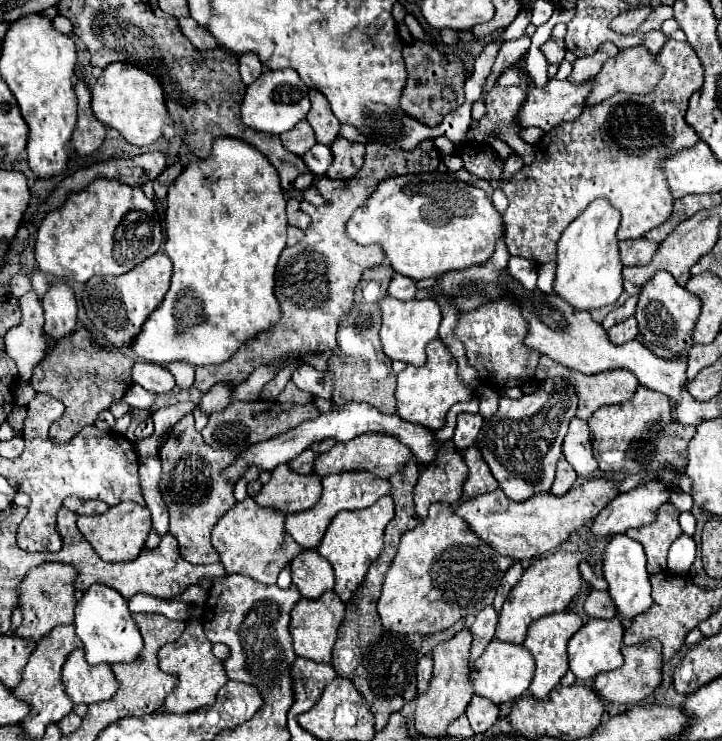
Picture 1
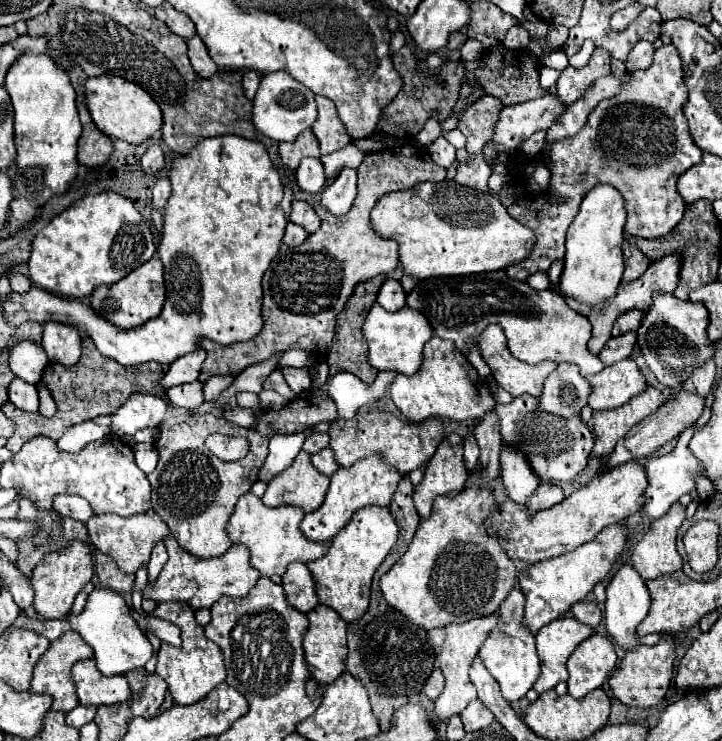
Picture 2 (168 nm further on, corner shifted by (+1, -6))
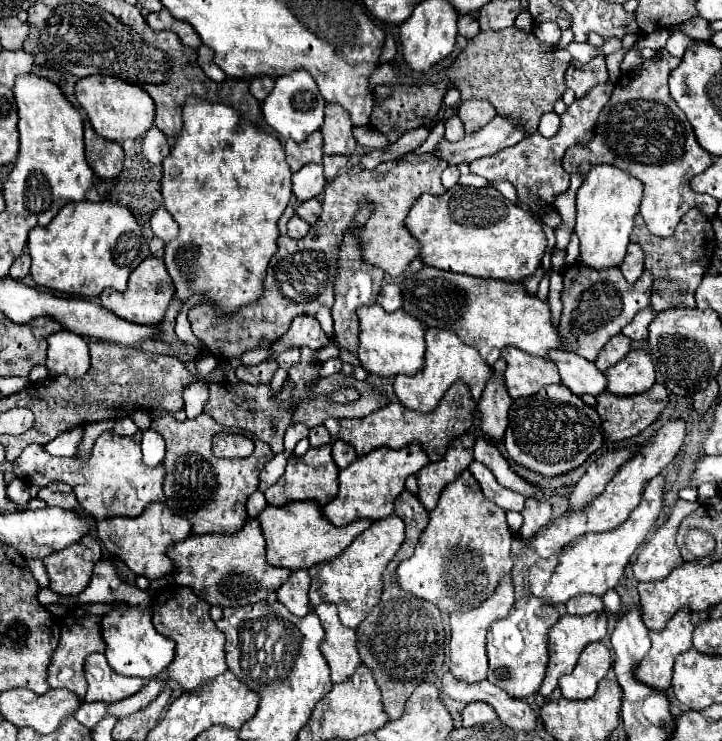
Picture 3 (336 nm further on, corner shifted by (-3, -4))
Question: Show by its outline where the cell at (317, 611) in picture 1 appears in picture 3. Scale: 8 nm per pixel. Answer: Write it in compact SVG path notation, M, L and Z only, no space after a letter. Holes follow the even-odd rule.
M320 604L314 608L314 612L318 614L326 632L320 650L330 666L330 678L332 682L344 682L360 664L356 650L356 632L342 626L334 604Z

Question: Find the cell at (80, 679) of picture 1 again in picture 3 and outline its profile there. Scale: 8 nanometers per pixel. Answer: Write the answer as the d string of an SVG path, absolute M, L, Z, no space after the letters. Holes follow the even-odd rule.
M90 654L86 658L84 676L88 680L88 692L84 698L86 702L120 702L128 696L134 696L144 686L142 678L126 678L114 674L104 654Z

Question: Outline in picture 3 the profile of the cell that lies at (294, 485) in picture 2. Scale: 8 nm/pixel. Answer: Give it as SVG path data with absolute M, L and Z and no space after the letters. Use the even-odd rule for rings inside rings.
M330 444L320 446L320 448L308 448L308 452L304 456L290 456L286 472L280 476L280 480L276 484L272 484L264 496L266 502L272 506L284 506L288 502L294 500L312 500L318 506L328 504L336 492L338 492L338 466L334 466L334 460L330 456Z

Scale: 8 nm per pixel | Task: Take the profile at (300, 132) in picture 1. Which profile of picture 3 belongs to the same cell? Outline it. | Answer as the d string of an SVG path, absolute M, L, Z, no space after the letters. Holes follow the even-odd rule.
M316 130L314 134L310 134L304 142L286 142L286 160L292 168L292 172L298 172L302 166L310 164L310 162L322 162L322 134Z

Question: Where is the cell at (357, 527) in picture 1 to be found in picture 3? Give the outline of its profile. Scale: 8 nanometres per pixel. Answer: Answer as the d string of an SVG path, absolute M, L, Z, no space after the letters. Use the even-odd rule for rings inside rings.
M390 514L382 520L374 520L370 528L358 534L352 540L352 544L346 546L342 554L338 554L338 558L308 568L312 576L310 604L312 606L318 606L322 602L336 604L342 624L348 628L356 628L366 618L370 608L378 604L382 594L382 570L398 552L402 542L404 542L404 522L396 514Z

